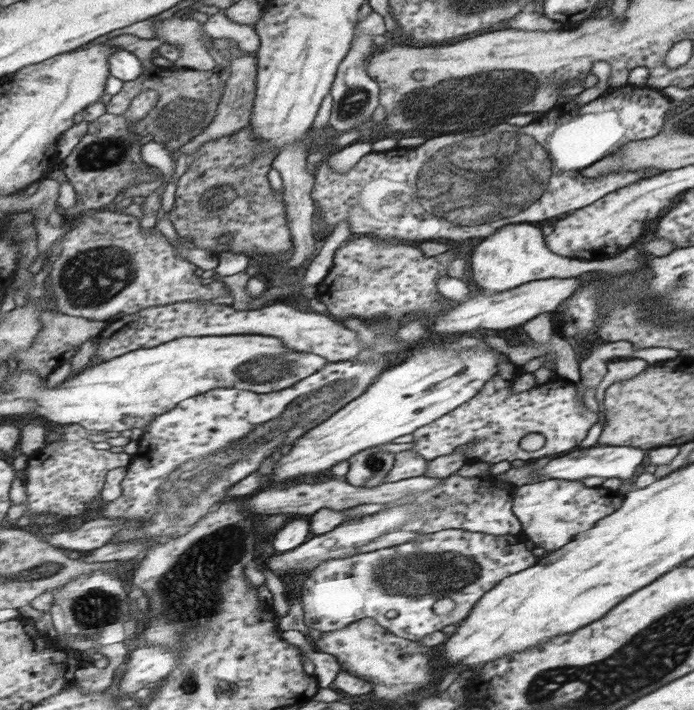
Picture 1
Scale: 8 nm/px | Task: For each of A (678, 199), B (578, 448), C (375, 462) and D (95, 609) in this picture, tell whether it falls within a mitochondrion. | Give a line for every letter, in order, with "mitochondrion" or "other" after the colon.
A: other
B: other
C: mitochondrion
D: mitochondrion

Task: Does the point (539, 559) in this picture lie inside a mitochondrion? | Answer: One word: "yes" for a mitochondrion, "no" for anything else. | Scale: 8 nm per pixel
no

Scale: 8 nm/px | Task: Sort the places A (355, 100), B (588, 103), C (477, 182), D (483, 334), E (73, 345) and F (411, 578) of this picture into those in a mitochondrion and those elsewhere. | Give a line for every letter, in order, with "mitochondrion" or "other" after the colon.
A: mitochondrion
B: other
C: mitochondrion
D: other
E: other
F: mitochondrion

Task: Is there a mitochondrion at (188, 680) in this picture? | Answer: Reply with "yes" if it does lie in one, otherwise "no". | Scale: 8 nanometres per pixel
yes

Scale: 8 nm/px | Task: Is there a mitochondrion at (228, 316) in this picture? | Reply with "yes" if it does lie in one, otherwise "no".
no

